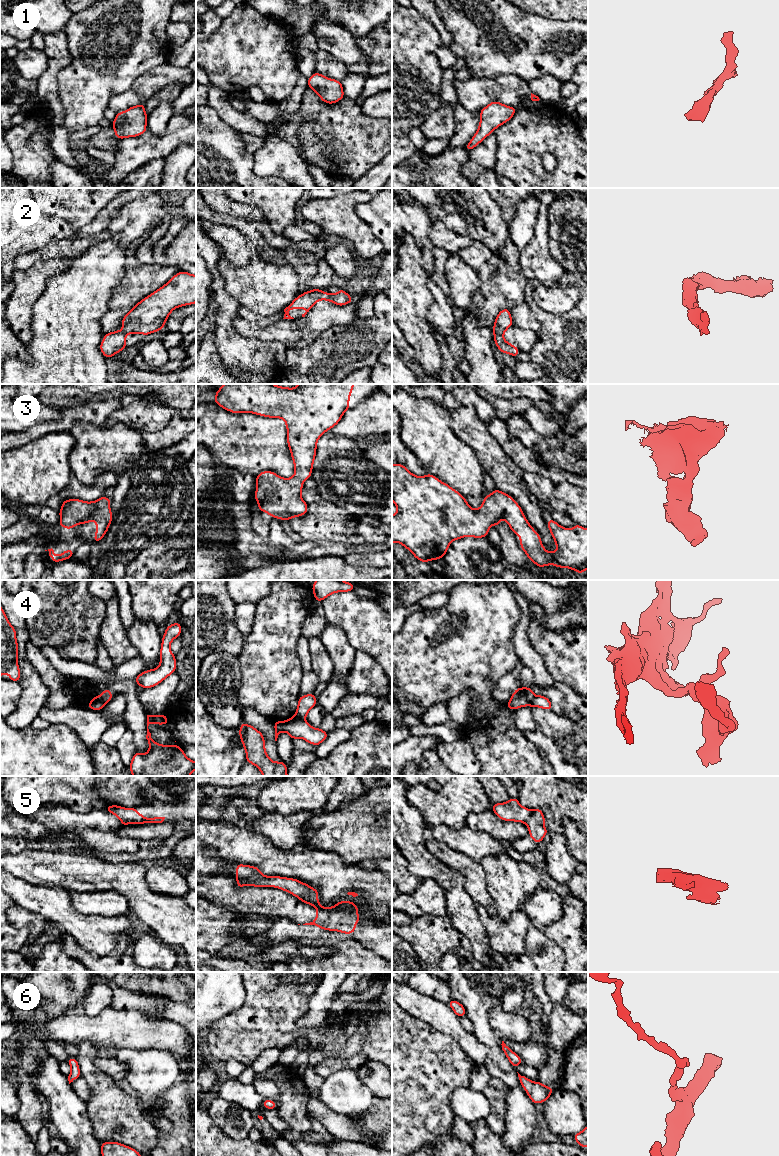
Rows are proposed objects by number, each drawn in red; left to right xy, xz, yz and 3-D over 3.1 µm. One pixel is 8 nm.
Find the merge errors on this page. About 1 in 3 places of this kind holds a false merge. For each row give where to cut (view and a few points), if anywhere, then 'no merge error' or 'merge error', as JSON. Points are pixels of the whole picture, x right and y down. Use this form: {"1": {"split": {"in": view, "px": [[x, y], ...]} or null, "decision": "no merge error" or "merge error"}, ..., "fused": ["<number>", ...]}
{"1": {"split": null, "decision": "no merge error"}, "2": {"split": null, "decision": "no merge error"}, "3": {"split": null, "decision": "no merge error"}, "4": {"split": {"in": "xy", "px": [[98, 696], [102, 699], [111, 698]]}, "decision": "merge error"}, "5": {"split": {"in": "xz", "px": [[317, 908], [350, 909], [355, 912]]}, "decision": "merge error"}, "6": {"split": null, "decision": "no merge error"}, "fused": ["4", "5"]}

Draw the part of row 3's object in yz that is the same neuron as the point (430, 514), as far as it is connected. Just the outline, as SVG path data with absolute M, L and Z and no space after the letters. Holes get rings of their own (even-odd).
M396 463L392 464L392 501L397 507L397 513L392 515L392 543L402 544L424 564L443 558L453 540L466 536L487 537L491 525L498 528L503 518L512 532L520 537L521 549L538 568L555 565L559 568L572 569L579 574L588 569L588 529L578 524L572 529L564 528L553 519L549 519L547 526L557 551L548 552L541 542L540 535L527 521L518 503L498 489L484 496L483 504L475 510L458 491L434 475L428 473L419 477L409 472L404 465Z

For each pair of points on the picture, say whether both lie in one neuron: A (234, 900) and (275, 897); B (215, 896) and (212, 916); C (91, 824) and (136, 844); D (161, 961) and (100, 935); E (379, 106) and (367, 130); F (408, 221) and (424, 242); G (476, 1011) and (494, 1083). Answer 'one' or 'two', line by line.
A: one
B: two
C: one
D: two
E: two
F: one
G: two

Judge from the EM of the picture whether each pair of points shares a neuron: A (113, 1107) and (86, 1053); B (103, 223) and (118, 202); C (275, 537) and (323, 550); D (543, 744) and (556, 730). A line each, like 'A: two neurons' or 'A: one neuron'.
A: one neuron
B: one neuron
C: one neuron
D: two neurons

